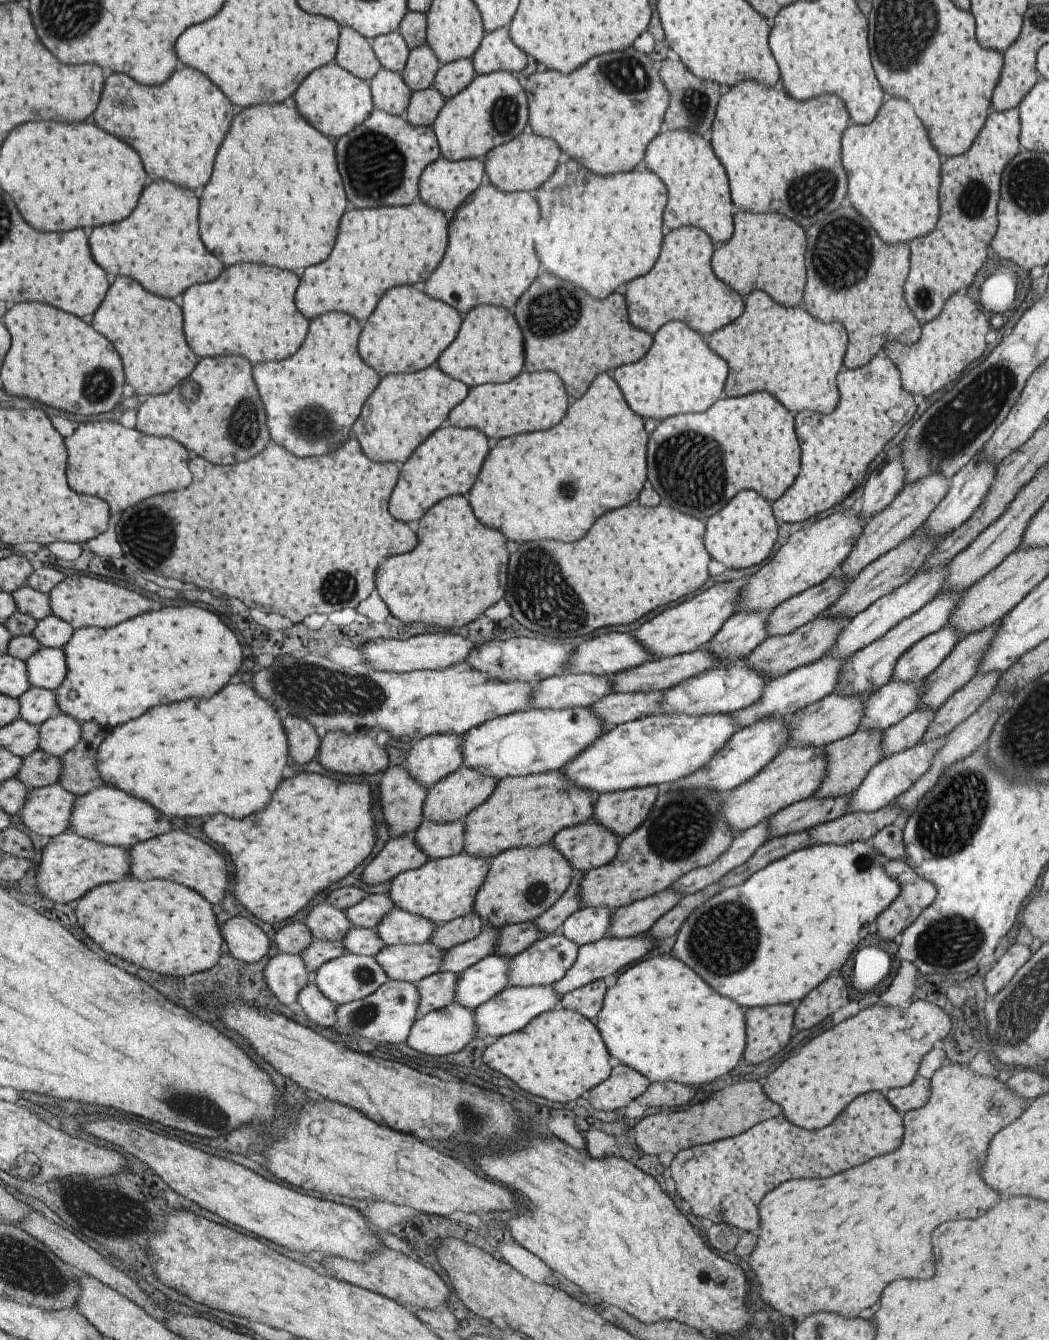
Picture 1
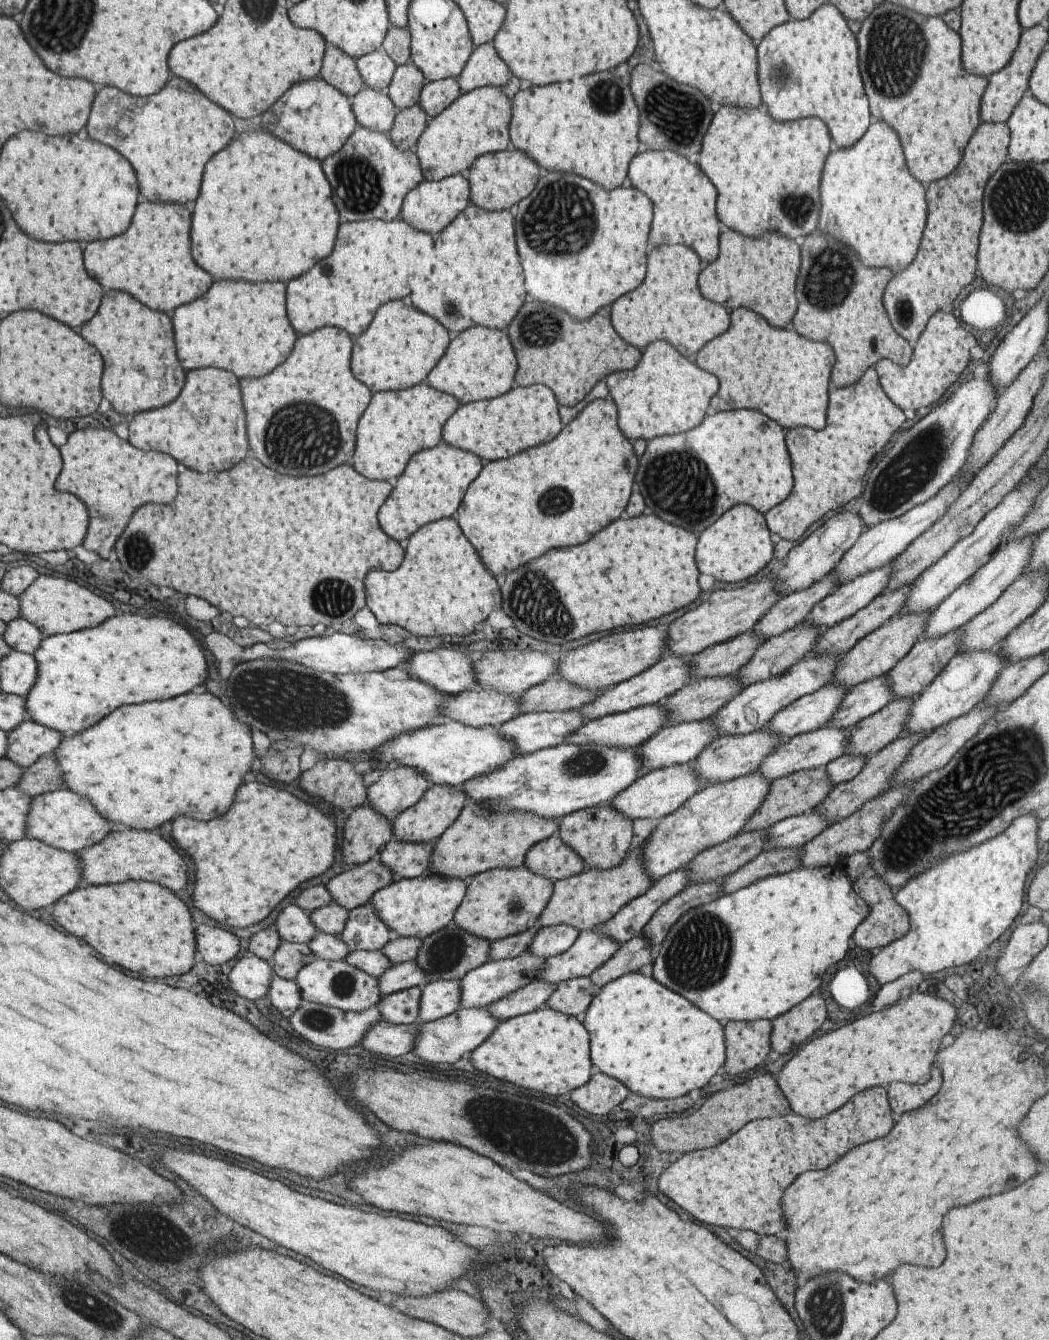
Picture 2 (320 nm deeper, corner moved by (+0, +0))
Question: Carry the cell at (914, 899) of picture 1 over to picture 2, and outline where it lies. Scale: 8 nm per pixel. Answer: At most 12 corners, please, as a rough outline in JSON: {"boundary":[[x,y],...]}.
{"boundary":[[869,872],[851,882],[868,906],[852,946],[873,953],[907,932],[893,890]]}

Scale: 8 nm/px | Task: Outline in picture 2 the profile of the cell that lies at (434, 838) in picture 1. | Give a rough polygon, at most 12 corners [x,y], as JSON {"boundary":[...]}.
{"boundary":[[391,839],[377,859],[394,879],[429,871],[431,843]]}

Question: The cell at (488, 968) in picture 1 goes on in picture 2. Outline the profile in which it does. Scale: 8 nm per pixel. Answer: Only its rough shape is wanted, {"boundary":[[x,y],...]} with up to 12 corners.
{"boundary":[[457,981],[421,986],[418,1020],[434,1021],[459,1006]]}

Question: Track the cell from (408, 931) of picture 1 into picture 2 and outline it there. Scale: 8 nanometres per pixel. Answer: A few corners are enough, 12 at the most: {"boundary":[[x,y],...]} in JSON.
{"boundary":[[371,902],[352,908],[337,937],[379,951],[393,934]]}

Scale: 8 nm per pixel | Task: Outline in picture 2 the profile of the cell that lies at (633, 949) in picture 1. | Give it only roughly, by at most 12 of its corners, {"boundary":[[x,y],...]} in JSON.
{"boundary":[[535,978],[490,1002],[498,1021],[534,1011],[554,986]]}

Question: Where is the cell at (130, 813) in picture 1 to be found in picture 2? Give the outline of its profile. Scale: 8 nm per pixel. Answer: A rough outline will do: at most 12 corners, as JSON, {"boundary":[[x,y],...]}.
{"boundary":[[32,797],[28,839],[75,853],[109,833],[86,798]]}

